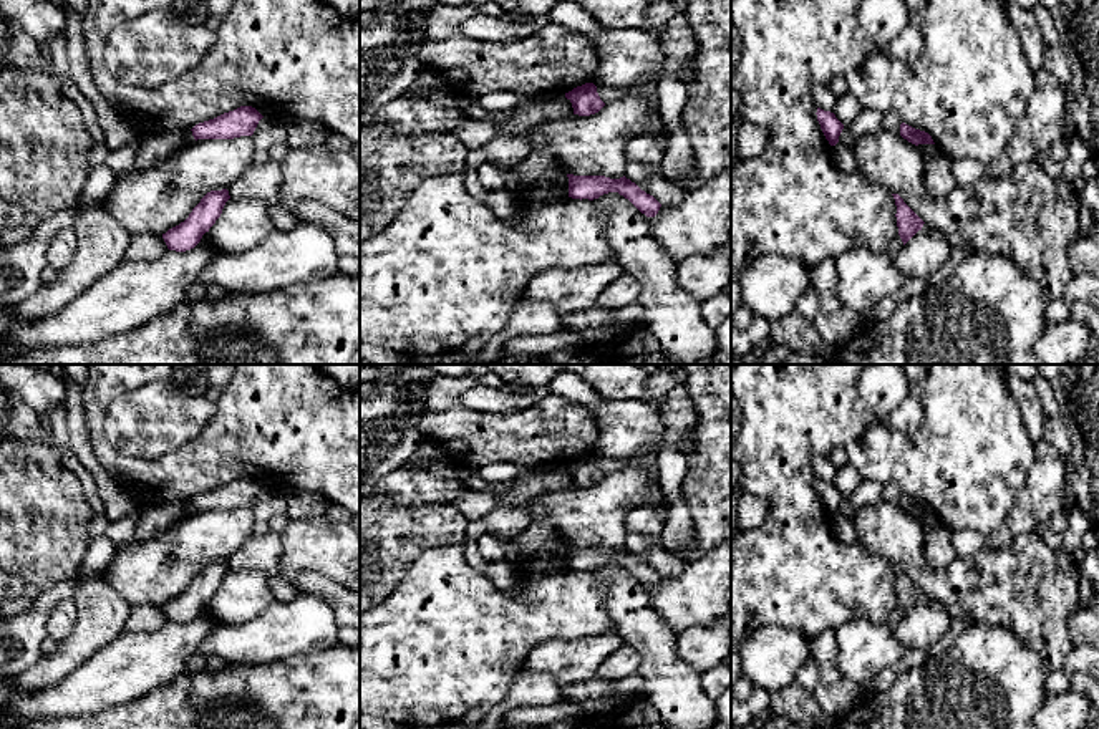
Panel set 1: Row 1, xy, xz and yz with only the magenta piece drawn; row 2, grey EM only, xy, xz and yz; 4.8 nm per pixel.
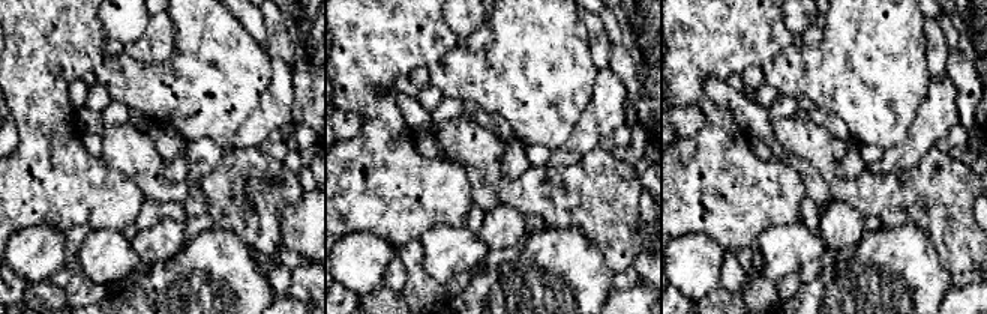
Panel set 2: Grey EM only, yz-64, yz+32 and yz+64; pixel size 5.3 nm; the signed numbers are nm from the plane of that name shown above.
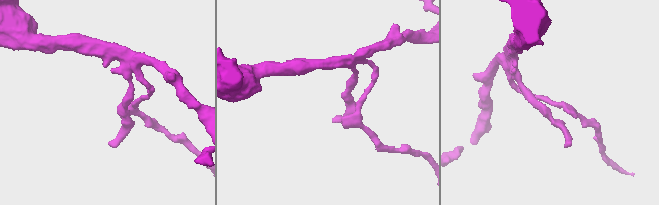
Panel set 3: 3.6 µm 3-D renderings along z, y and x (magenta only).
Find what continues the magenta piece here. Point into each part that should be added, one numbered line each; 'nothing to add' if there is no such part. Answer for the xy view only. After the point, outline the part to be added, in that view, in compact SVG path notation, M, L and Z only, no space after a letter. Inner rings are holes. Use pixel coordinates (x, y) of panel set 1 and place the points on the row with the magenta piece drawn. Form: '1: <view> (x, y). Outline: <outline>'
nothing to add

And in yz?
nothing to add

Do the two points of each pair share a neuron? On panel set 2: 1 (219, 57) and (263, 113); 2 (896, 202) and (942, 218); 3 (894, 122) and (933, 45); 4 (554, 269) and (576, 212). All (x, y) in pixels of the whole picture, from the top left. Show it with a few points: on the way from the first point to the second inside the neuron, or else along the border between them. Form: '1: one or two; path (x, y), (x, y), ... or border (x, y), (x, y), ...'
1: two; border (272, 72), (272, 80), (260, 104), (237, 134)
2: one; path (908, 202), (926, 202), (930, 206)
3: two; border (923, 23), (926, 65), (932, 80)
4: two; border (546, 226), (558, 229), (578, 227), (597, 250)

